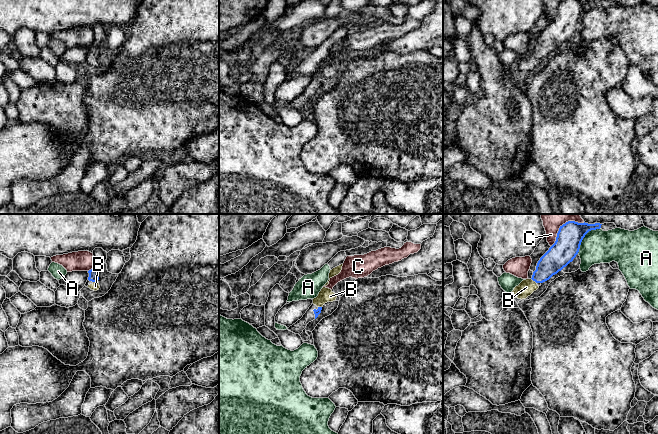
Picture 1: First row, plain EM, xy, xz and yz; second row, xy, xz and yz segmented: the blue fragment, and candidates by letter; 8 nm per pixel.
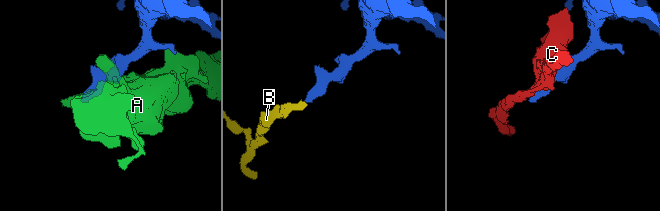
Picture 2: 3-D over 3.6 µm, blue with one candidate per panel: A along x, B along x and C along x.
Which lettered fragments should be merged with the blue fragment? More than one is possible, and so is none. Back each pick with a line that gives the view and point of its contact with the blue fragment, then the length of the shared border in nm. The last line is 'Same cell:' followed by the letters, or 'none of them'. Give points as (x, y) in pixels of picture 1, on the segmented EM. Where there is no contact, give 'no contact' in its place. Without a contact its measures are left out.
B: meets blue in yz at (534, 280); contact 60 nm long
Same cell: B

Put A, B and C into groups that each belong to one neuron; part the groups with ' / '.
A / B / C

